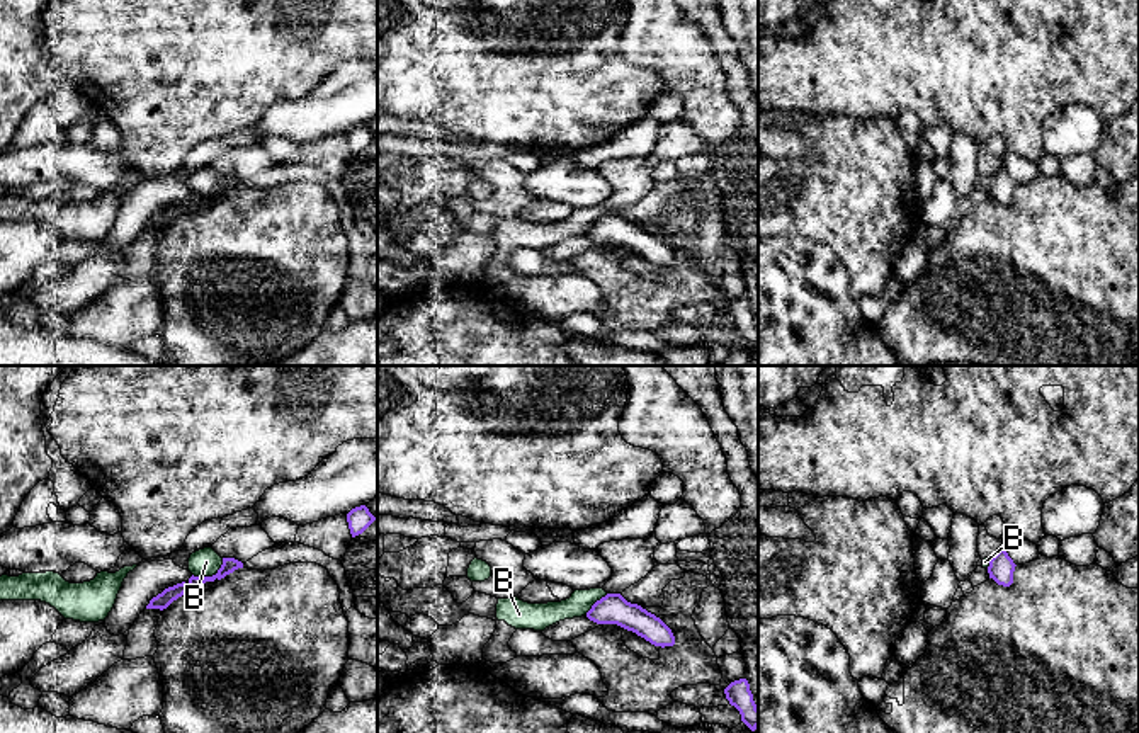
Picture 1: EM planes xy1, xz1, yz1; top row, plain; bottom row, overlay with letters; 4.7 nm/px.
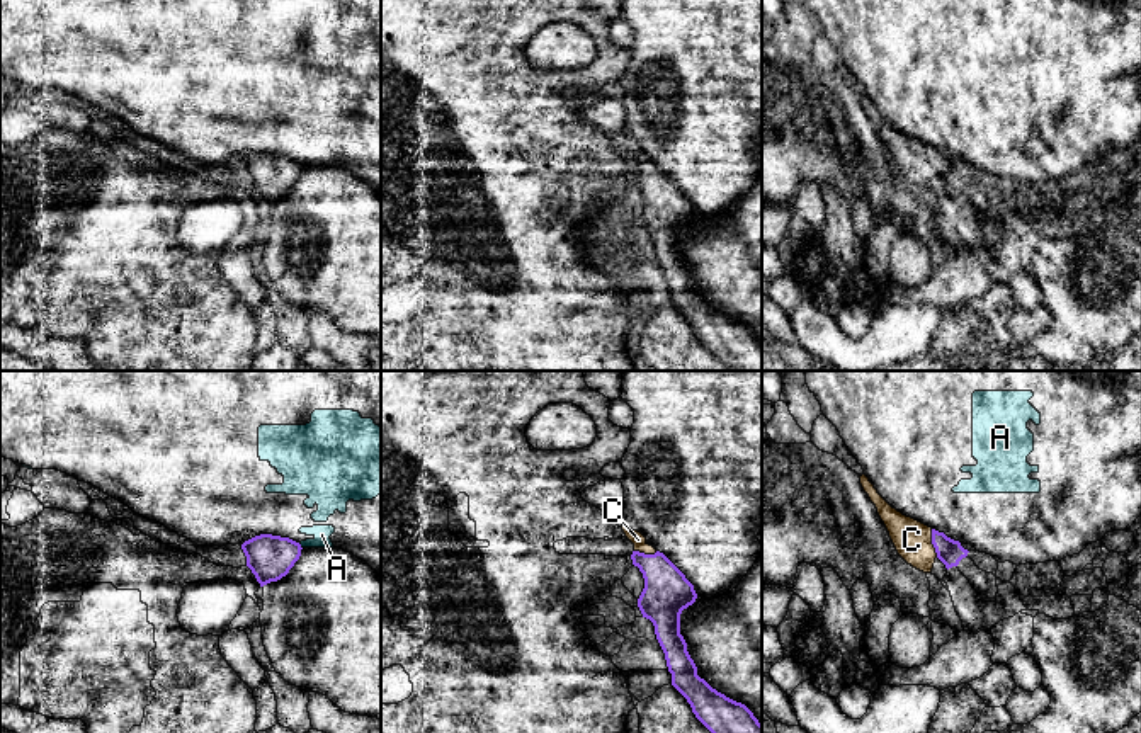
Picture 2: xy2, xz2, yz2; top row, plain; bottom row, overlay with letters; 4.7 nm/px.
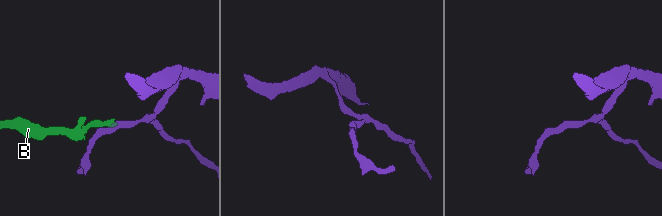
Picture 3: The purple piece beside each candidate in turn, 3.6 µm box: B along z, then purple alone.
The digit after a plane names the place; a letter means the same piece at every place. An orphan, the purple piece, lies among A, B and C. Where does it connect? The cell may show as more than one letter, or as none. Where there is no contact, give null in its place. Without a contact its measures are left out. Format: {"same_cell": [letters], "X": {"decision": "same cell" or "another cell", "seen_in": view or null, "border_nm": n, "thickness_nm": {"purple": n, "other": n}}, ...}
{"same_cell": ["C"], "A": {"decision": "another cell", "seen_in": "xy2", "border_nm": 40, "thickness_nm": {"purple": 220, "other": 80}}, "B": {"decision": "another cell", "seen_in": "xy1", "border_nm": 170, "thickness_nm": {"purple": 70, "other": 130}}, "C": {"decision": "same cell", "seen_in": "yz2", "border_nm": 140, "thickness_nm": {"purple": 120, "other": 180}}}

